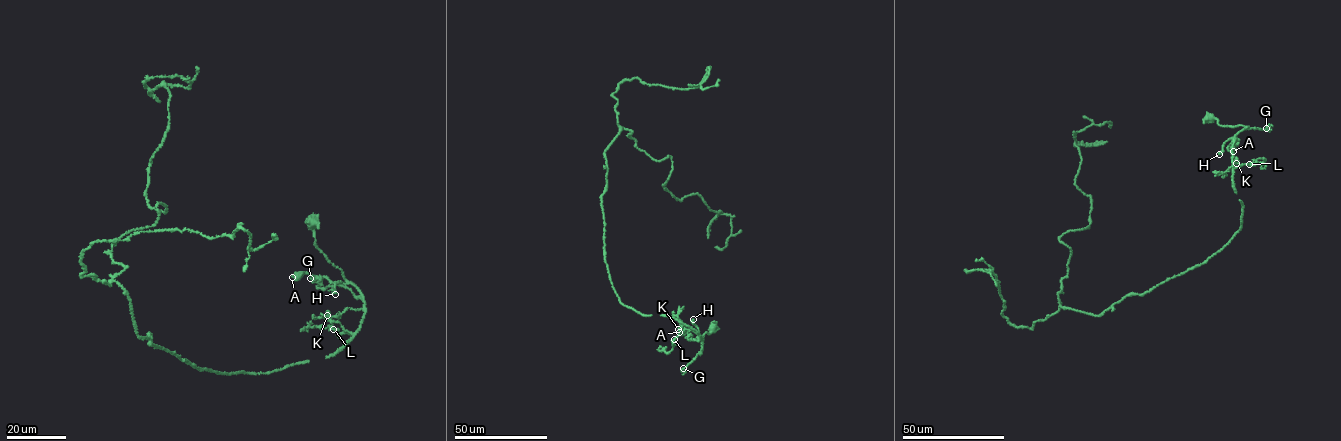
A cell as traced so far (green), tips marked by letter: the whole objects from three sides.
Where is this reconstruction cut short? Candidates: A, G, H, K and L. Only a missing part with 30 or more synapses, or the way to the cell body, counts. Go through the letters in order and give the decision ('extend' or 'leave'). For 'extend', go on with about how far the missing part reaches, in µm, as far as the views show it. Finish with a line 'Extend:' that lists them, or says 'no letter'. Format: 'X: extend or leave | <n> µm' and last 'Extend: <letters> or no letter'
A: leave
G: leave
H: leave
K: leave
L: leave
Extend: no letter

